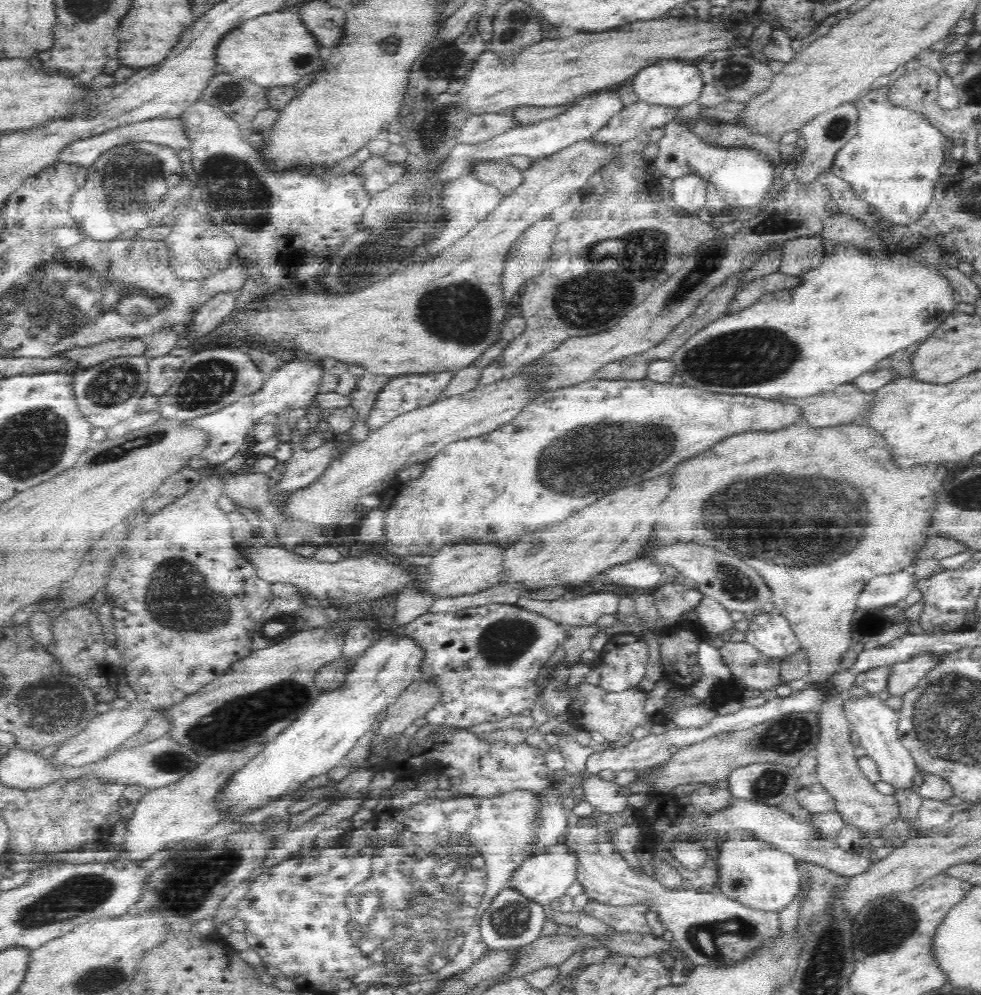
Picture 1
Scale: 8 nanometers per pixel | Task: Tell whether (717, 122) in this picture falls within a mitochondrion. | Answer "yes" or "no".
no

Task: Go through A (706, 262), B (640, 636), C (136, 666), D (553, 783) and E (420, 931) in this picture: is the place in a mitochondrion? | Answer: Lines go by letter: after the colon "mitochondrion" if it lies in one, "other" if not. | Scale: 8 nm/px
A: mitochondrion
B: other
C: other
D: other
E: mitochondrion

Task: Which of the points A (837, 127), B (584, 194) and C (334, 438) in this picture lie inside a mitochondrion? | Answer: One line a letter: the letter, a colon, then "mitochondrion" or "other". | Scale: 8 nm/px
A: mitochondrion
B: other
C: other

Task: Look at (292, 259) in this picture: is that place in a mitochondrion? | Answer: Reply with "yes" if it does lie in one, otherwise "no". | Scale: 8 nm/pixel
no

